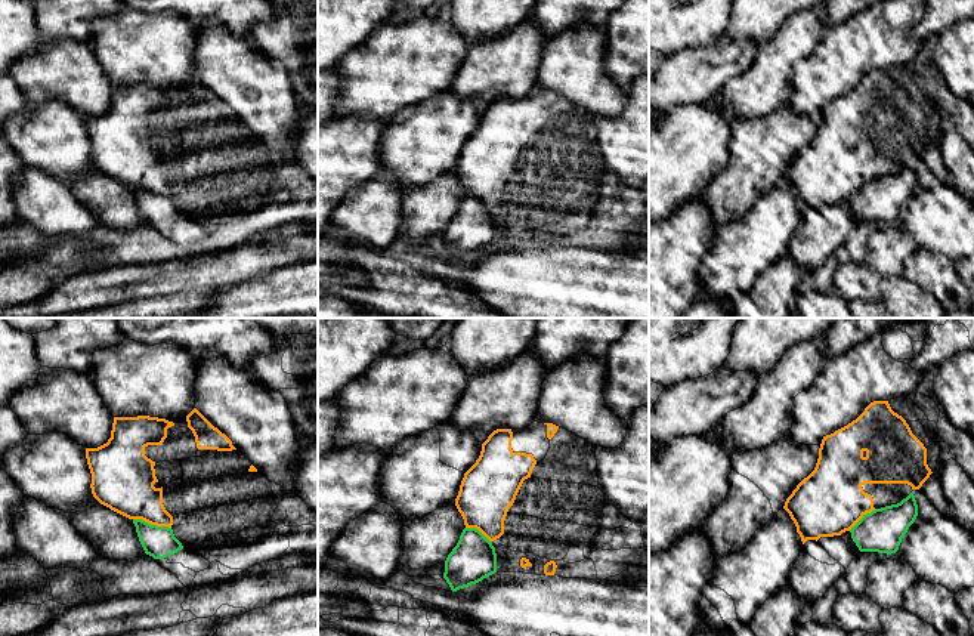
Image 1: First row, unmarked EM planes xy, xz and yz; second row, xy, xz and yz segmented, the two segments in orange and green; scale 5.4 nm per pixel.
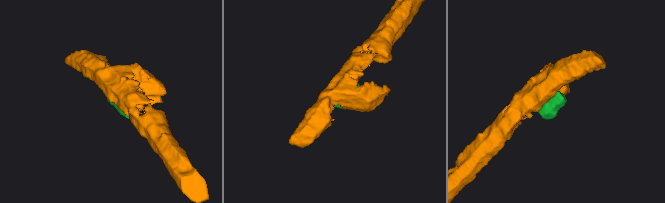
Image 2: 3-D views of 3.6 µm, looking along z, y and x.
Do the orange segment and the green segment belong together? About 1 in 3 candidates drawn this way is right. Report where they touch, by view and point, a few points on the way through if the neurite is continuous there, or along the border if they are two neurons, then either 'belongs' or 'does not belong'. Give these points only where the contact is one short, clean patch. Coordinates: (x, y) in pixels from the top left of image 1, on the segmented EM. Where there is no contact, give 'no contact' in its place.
contact xy (152, 524); border xy (133, 518), (170, 528); does not belong

